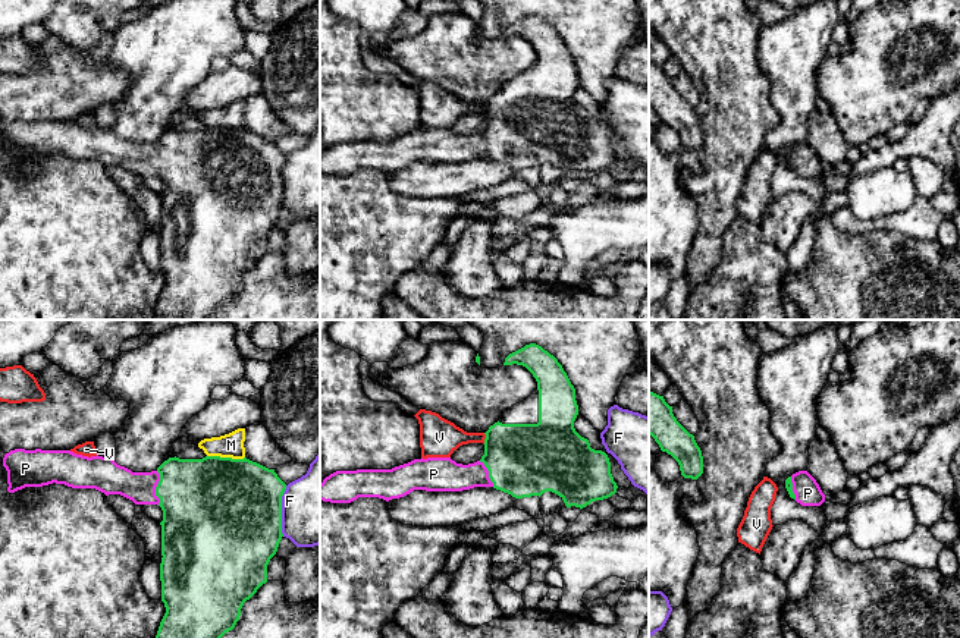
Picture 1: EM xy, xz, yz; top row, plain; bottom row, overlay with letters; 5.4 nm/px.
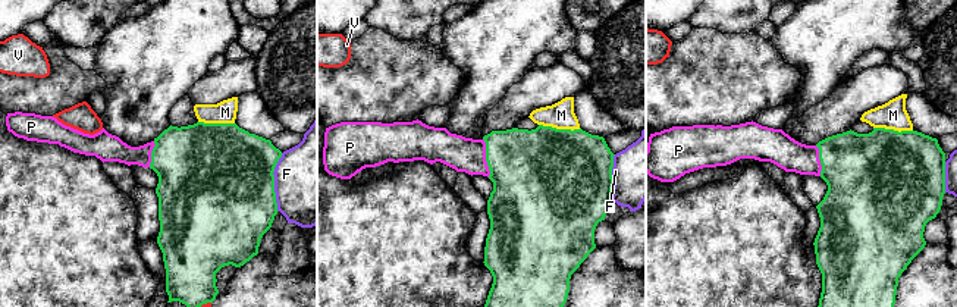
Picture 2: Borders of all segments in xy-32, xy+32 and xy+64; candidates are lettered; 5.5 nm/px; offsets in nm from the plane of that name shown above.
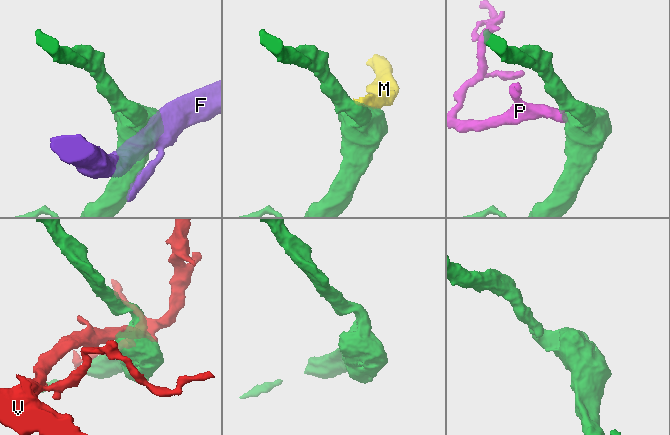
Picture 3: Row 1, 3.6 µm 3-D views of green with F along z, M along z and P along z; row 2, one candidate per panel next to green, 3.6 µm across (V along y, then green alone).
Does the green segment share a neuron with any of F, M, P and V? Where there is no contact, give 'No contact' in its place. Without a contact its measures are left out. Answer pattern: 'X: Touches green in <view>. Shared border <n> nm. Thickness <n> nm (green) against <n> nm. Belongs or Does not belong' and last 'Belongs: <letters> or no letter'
F: Touches green in xy. Shared border 280 nm. Thickness 500 nm (green) against 400 nm. Does not belong
M: Touches green in xy. Shared border 200 nm. Thickness 500 nm (green) against 130 nm. Does not belong
P: Touches green in xy. Shared border 190 nm. Thickness 440 nm (green) against 170 nm. Belongs
V: Touches green in xz. Shared border 60 nm. Thickness 400 nm (green) against 220 nm. Does not belong
Belongs: P

